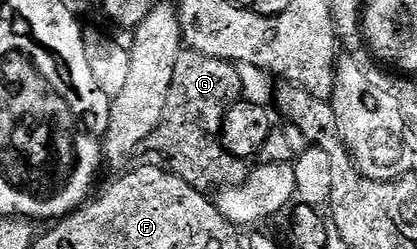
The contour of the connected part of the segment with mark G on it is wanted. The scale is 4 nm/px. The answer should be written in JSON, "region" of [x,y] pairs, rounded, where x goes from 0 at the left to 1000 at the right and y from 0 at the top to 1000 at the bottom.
{"region":[[[434,197],[427,257],[417,257],[417,321],[398,386],[393,462],[379,514],[341,562],[333,647],[427,707],[482,771],[580,743],[595,715],[597,655],[547,618],[532,566],[540,458],[578,394],[576,321],[559,253],[477,217],[472,201]]]}

